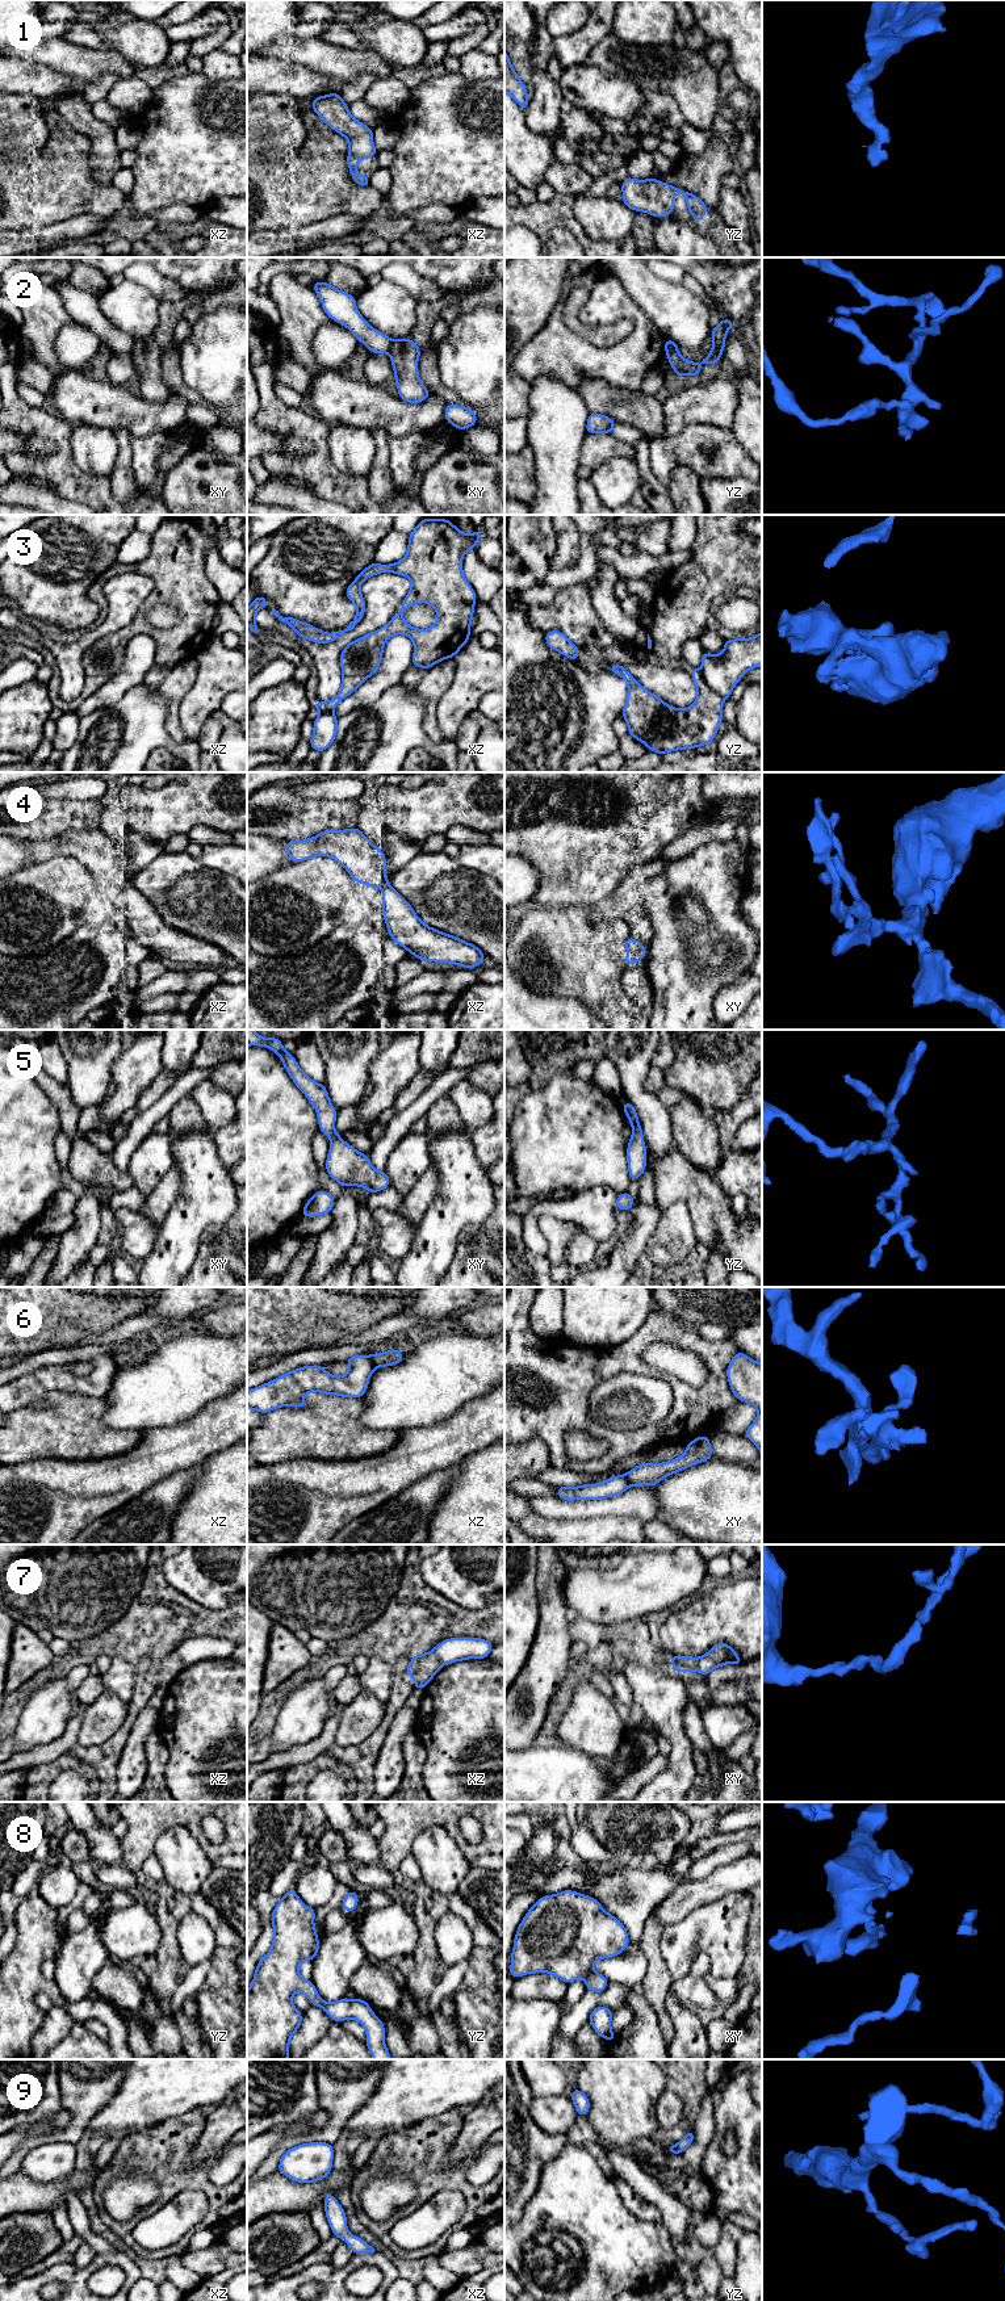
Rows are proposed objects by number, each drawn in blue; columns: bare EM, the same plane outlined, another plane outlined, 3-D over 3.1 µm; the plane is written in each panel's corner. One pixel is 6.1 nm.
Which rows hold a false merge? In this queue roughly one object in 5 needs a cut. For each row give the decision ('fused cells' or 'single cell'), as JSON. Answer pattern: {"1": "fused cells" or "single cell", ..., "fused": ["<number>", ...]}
{"1": "single cell", "2": "fused cells", "3": "fused cells", "4": "single cell", "5": "single cell", "6": "fused cells", "7": "single cell", "8": "single cell", "9": "single cell", "fused": ["2", "3", "6"]}

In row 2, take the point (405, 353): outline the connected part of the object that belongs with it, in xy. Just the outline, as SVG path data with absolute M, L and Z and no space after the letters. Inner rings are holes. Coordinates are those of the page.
M411 338L393 340L390 360L398 389L398 397L410 403L420 403L431 393L422 384L418 373L418 360L422 351Z

